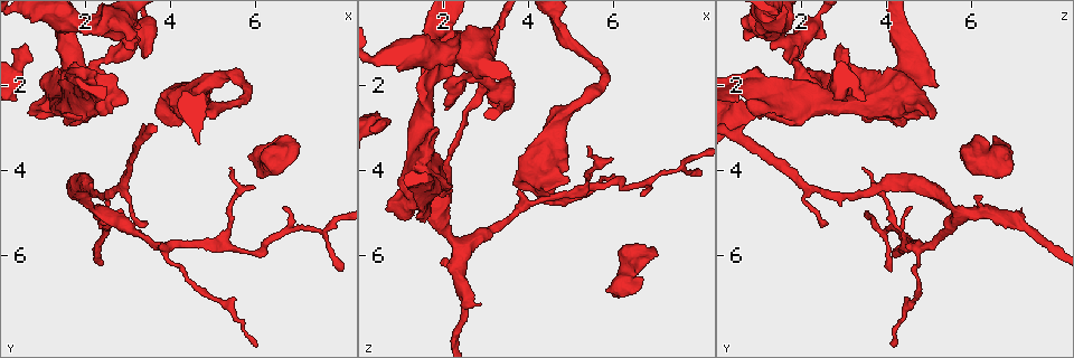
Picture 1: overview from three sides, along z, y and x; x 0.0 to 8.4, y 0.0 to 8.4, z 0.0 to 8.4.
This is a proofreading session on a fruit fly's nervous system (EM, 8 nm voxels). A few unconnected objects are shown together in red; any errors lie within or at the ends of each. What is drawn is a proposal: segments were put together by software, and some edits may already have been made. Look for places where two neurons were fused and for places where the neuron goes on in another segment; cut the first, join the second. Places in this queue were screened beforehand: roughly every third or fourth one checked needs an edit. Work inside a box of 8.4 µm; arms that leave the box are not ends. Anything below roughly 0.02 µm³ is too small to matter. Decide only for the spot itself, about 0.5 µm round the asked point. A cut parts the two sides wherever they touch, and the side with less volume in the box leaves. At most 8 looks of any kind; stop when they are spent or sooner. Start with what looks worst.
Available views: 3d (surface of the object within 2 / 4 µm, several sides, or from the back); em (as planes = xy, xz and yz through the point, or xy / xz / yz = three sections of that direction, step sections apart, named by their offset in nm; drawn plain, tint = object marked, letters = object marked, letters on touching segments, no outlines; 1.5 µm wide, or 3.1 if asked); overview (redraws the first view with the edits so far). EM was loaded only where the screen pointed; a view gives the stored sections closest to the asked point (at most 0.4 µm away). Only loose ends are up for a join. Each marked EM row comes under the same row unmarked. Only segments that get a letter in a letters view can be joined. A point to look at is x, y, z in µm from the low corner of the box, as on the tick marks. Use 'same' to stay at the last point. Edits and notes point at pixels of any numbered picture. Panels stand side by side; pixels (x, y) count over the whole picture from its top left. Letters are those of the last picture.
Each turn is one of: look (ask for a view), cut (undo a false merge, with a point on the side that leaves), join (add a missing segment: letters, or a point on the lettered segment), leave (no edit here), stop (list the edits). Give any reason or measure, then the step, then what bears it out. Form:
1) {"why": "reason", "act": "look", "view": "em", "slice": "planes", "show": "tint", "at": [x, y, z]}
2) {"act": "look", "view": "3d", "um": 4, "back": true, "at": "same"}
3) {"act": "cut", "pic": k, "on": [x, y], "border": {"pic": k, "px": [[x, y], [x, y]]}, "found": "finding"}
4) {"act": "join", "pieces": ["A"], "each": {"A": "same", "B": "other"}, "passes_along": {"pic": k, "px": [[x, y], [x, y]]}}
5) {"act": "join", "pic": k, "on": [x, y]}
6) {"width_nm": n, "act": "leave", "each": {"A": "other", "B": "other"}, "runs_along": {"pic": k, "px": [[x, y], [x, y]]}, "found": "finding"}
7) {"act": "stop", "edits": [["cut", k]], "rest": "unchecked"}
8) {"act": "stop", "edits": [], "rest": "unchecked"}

{"why": "an open end", "act": "look", "view": "3d", "um": 4, "at": [6.75, 3.30, 6.55]}

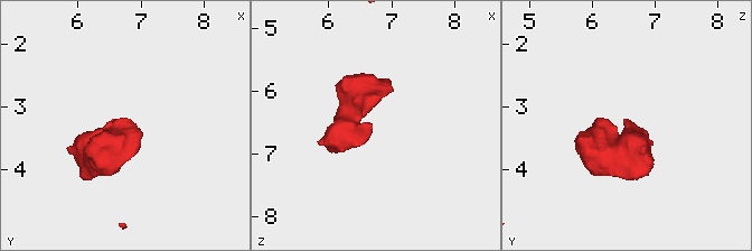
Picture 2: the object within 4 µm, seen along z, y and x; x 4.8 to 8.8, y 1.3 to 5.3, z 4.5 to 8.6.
{"why": "now the EM", "act": "look", "view": "em", "slice": "planes", "show": "letters", "at": [6.70, 3.20, 6.50]}

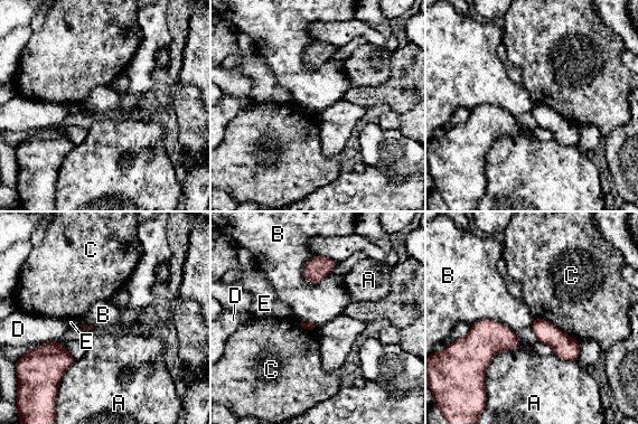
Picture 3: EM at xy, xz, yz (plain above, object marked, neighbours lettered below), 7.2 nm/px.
{"act": "leave", "each": {"A": "other", "B": "other", "C": "other", "D": "other", "E": "other"}, "border": {"pic": 3, "px": [[338, 263], [318, 282], [302, 273]]}, "found": "none of them fits"}

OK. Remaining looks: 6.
{"why": "an open end", "act": "look", "view": "em", "slice": "planes", "show": "letters", "at": [2.15, 4.60, 6.10]}

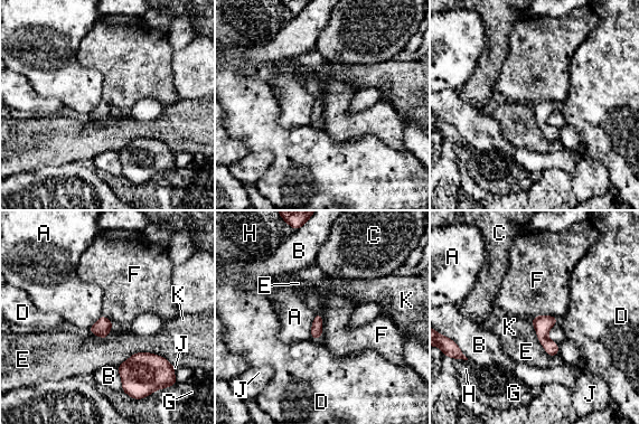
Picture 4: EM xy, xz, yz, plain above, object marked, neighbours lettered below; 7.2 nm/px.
{"act": "leave", "each": {"A": "other", "B": "other", "C": "other", "D": "other", "E": "other", "F": "other", "G": "other", "H": "other", "J": "other", "K": "other"}, "border": {"pic": 4, "px": [[318, 311], [322, 333], [317, 339]]}, "found": "no lettered segment goes on from it"}

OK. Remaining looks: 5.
{"why": "free end", "act": "look", "view": "em", "slice": "xy", "step": 8, "show": "letters", "at": [3.80, 2.80, 4.45]}

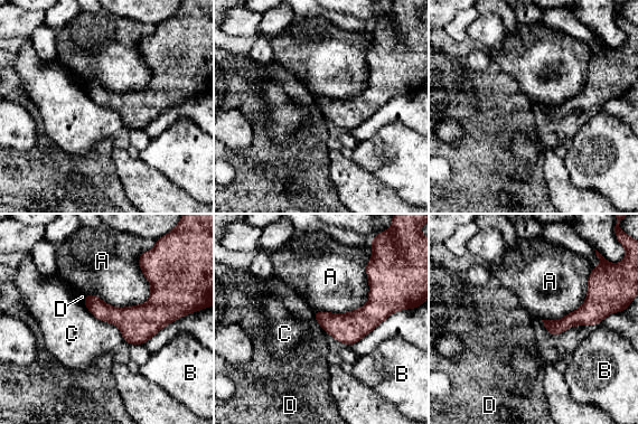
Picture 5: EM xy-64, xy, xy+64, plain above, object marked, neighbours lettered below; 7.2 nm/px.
{"longest_contact_nm": ["A", 500], "act": "leave", "each": {"A": "other", "B": "other", "C": "other", "D": "other"}, "found": "none of them fits"}

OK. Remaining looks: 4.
{"act": "stop", "edits": [], "rest": "unchecked"}

